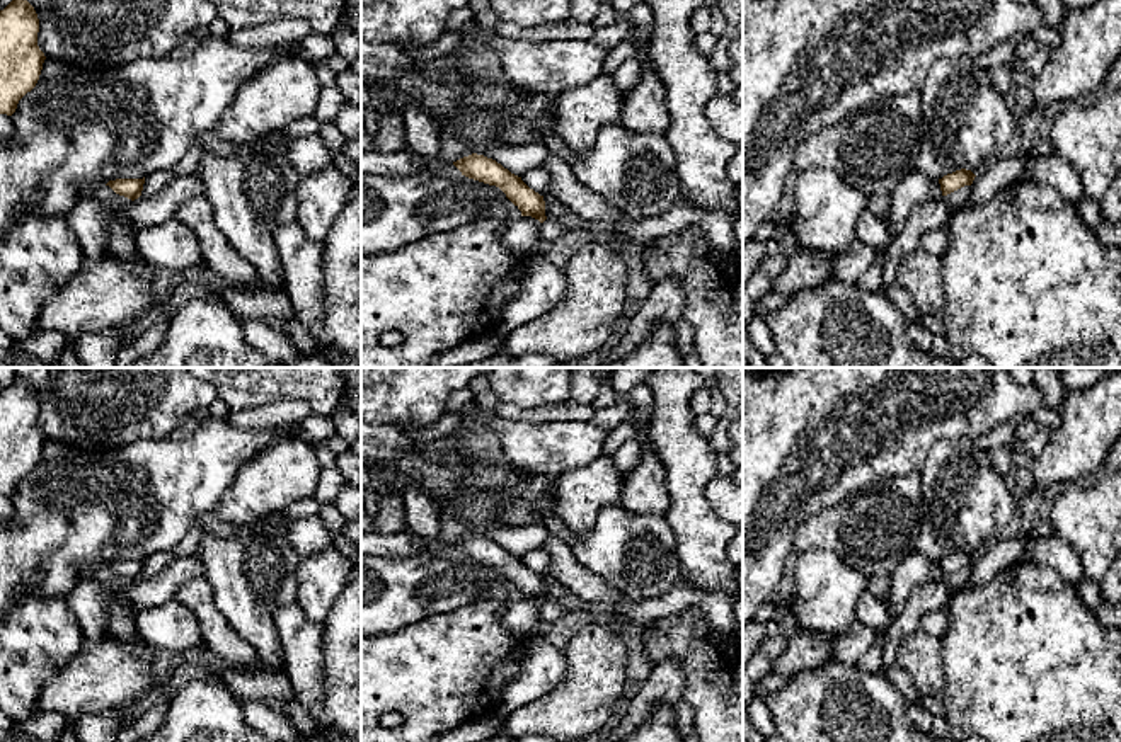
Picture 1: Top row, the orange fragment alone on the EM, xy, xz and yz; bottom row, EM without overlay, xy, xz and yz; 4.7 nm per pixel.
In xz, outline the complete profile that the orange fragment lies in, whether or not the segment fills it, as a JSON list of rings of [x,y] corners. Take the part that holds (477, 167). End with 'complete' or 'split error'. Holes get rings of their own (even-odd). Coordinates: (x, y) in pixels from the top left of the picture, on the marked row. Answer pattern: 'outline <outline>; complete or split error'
outline [[[472,153],[453,162],[453,165],[469,179],[499,187],[521,211],[521,216],[532,216],[540,223],[547,220],[543,196],[530,189],[521,177],[511,174],[496,160]]]; complete

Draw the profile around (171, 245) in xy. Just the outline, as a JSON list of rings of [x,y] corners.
[[[175,216],[136,231],[136,248],[143,260],[165,269],[184,271],[201,264],[196,235]]]

